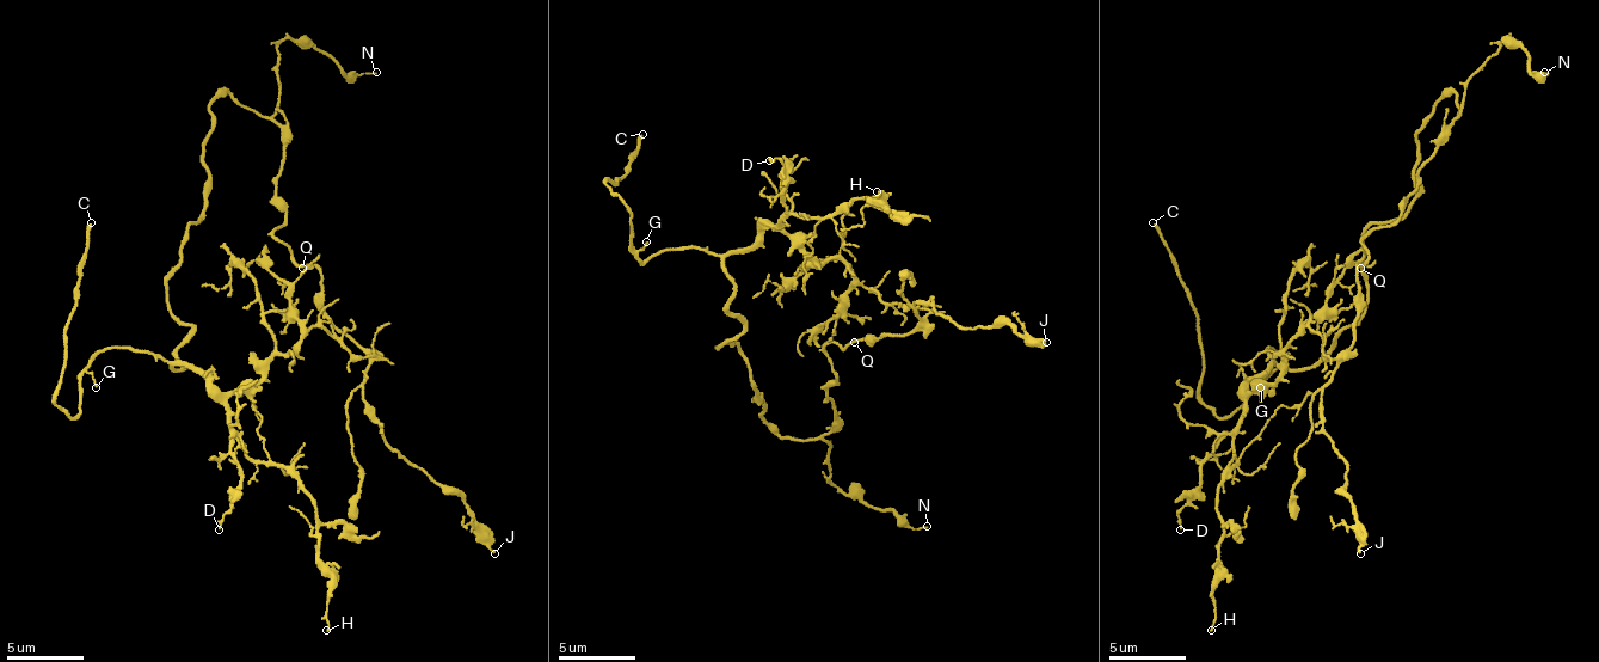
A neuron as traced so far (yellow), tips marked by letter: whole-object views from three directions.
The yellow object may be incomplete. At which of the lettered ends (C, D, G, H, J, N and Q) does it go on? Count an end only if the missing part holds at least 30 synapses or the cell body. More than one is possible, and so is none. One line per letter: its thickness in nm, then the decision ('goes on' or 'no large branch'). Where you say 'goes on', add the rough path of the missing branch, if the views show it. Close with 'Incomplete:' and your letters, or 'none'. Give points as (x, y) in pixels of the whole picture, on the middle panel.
C: 220 nm thick; goes on
D: 140 nm thick; no large branch
G: 100 nm thick; no large branch
H: 120 nm thick; no large branch
J: 280 nm thick; no large branch
N: 100 nm thick; no large branch
Q: 170 nm thick; no large branch
Incomplete: C

